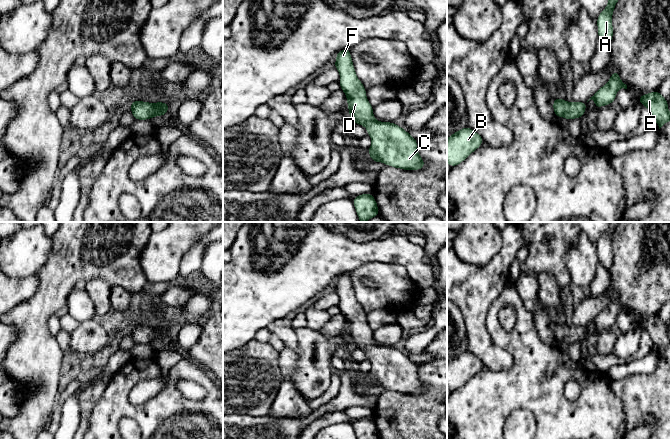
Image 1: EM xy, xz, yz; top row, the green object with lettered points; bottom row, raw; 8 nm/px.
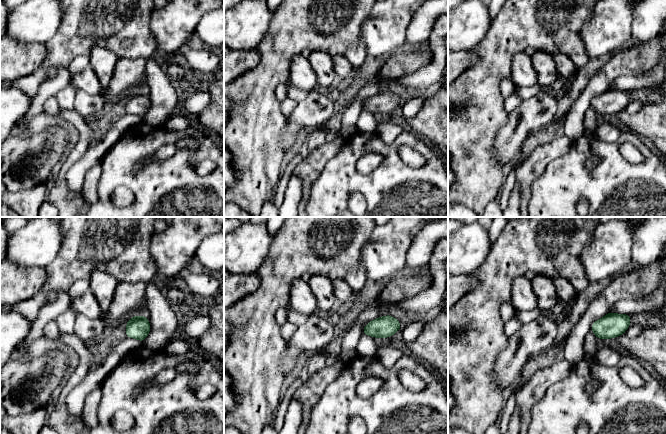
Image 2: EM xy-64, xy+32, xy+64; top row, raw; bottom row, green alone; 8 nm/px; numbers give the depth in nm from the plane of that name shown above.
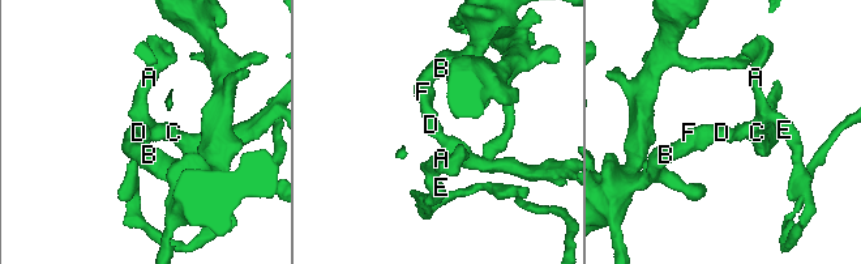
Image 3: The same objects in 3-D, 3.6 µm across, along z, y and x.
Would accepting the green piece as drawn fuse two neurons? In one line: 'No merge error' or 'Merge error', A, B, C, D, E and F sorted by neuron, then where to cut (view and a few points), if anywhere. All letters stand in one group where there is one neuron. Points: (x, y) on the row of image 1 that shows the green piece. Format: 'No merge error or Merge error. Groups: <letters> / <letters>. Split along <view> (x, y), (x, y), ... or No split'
No merge error. Groups: A B C D E F. No split

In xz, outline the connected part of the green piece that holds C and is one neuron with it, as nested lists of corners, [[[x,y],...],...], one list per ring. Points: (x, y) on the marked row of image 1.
[[[342,49],[336,54],[334,67],[340,73],[340,89],[347,97],[349,120],[365,126],[372,139],[367,150],[371,160],[402,170],[423,169],[425,163],[417,150],[418,141],[395,123],[374,118],[374,107],[369,103],[366,88],[356,75],[350,49]]]

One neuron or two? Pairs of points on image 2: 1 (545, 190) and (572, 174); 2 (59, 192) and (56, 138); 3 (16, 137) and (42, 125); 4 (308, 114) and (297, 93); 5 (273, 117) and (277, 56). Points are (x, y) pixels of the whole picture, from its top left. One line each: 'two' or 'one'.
1: one
2: two
3: two
4: two
5: one

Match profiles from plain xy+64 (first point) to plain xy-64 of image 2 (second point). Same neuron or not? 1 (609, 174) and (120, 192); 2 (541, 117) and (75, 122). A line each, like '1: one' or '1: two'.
1: two
2: two

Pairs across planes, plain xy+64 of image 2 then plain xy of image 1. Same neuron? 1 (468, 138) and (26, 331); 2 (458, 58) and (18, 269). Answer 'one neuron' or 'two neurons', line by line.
1: one neuron
2: two neurons

